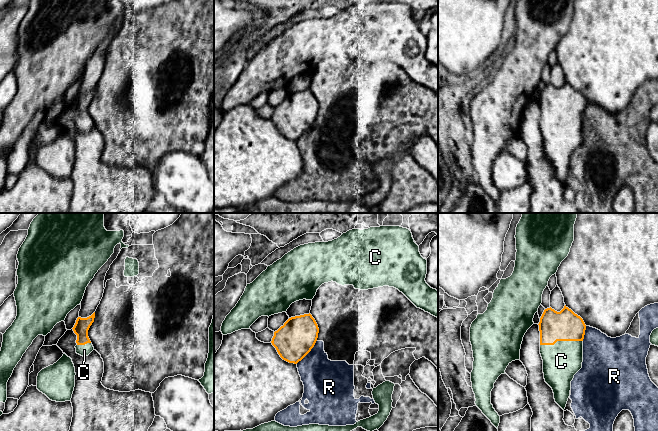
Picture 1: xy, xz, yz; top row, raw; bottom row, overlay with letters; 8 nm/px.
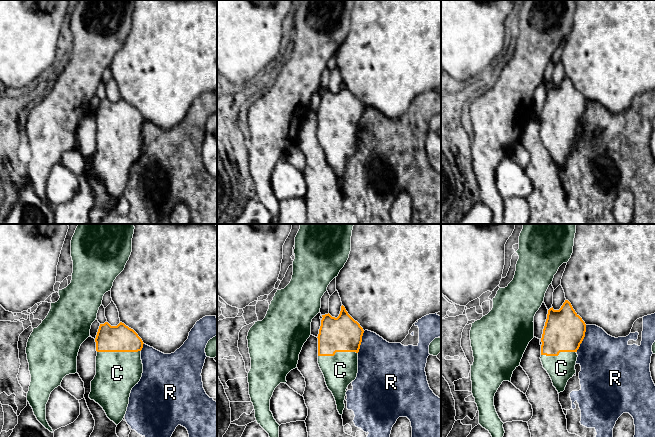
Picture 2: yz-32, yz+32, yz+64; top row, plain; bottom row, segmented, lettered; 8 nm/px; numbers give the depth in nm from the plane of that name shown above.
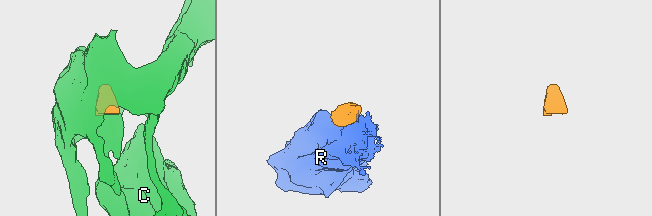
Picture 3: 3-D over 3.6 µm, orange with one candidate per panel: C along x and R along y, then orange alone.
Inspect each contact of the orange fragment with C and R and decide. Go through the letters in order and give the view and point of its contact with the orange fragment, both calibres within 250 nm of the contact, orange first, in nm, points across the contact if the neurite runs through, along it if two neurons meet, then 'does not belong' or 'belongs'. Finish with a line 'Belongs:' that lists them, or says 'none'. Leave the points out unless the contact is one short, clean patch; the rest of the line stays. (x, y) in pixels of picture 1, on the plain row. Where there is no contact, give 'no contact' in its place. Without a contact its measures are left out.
C: yz (561, 116) | 240/300 nm | belongs
R: xz (308, 128) | 300/320 nm | does not belong
Belongs: C

